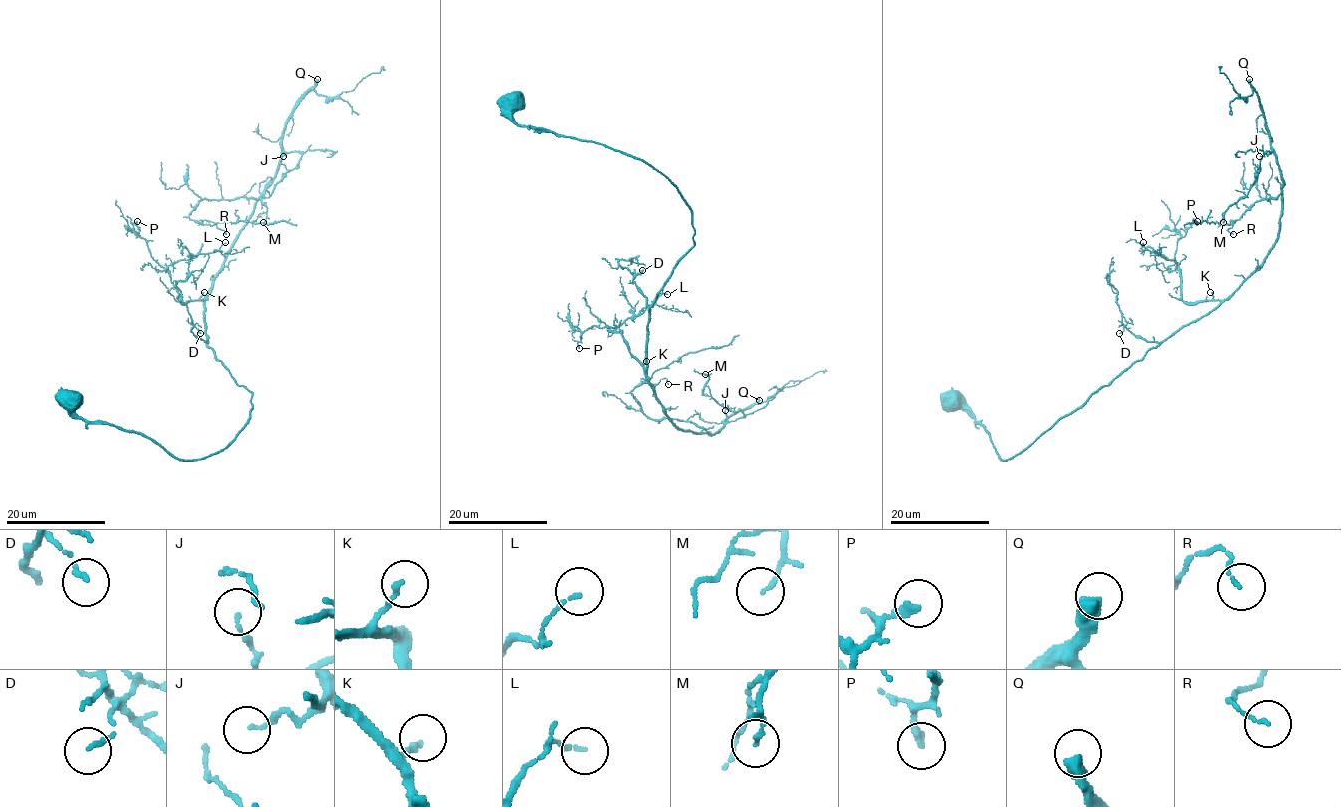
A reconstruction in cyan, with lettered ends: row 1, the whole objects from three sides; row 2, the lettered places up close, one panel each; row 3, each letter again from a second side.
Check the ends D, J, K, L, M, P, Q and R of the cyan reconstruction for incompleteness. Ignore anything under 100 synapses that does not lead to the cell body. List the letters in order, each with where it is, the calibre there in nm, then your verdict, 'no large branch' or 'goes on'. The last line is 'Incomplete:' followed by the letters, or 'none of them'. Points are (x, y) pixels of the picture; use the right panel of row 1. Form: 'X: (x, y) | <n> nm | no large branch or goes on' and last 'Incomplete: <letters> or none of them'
D: (1119, 333) | 130 nm | no large branch
J: (1259, 156) | 80 nm | no large branch
K: (1210, 292) | 150 nm | no large branch
L: (1143, 242) | 130 nm | no large branch
M: (1223, 222) | 120 nm | no large branch
P: (1197, 221) | 260 nm | no large branch
Q: (1249, 79) | 480 nm | goes on
R: (1233, 234) | 100 nm | no large branch
Incomplete: Q

